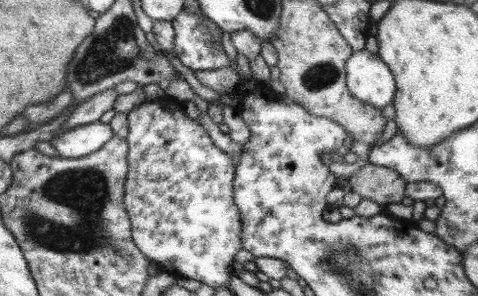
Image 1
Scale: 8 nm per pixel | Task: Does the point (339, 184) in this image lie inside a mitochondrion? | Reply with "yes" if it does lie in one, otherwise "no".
no

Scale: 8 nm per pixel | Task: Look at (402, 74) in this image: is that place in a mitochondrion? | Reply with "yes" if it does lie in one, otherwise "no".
no

